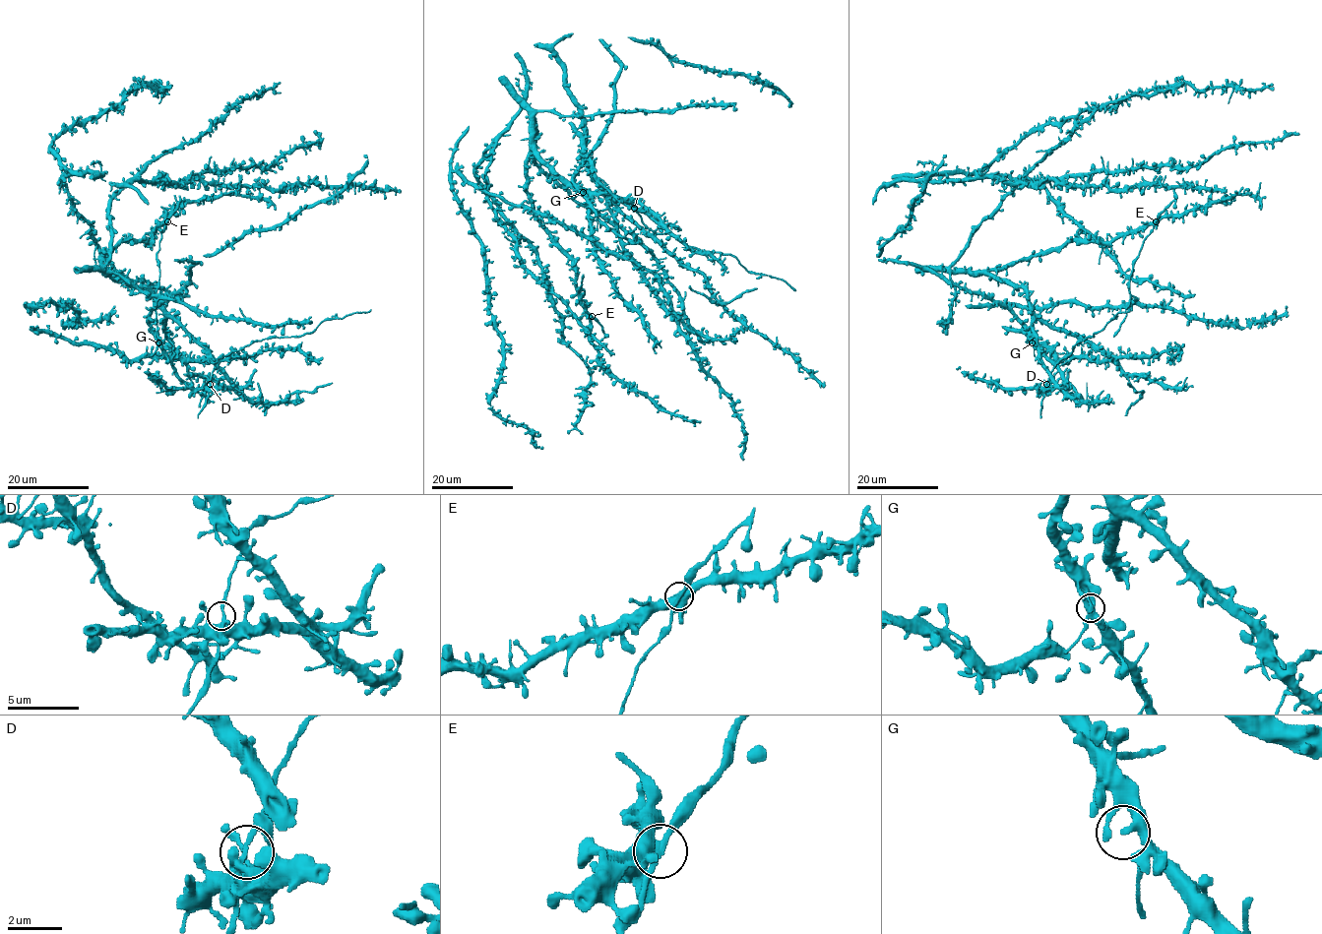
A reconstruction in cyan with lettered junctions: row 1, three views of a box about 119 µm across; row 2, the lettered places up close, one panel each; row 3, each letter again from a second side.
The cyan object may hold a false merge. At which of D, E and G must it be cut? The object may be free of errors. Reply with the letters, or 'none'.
none

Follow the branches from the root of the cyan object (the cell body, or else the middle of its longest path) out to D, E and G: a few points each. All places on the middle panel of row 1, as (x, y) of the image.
D: (583, 295), (589, 314), (527, 161), (660, 220), (634, 208)
E: (583, 295), (581, 298), (586, 311), (593, 316)
G: (583, 295), (574, 260), (534, 210), (527, 161), (538, 155), (588, 195), (598, 242), (583, 192)

